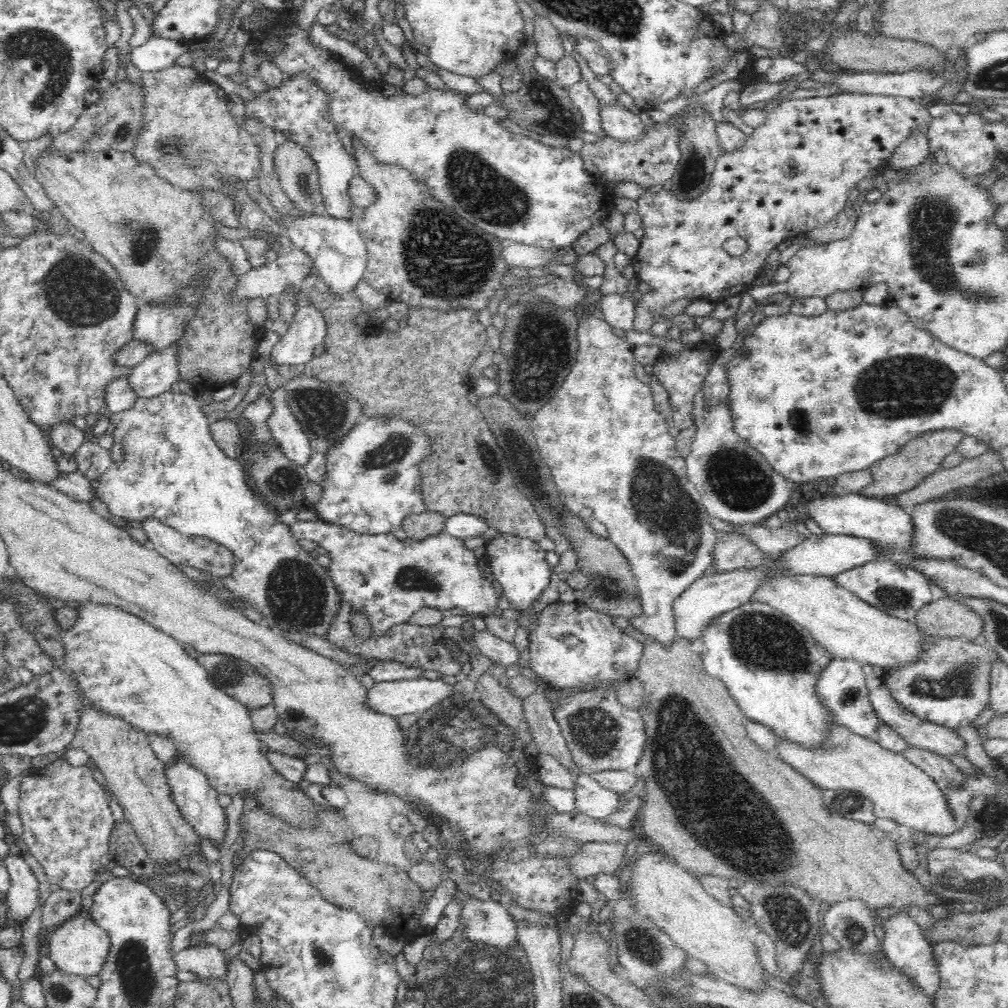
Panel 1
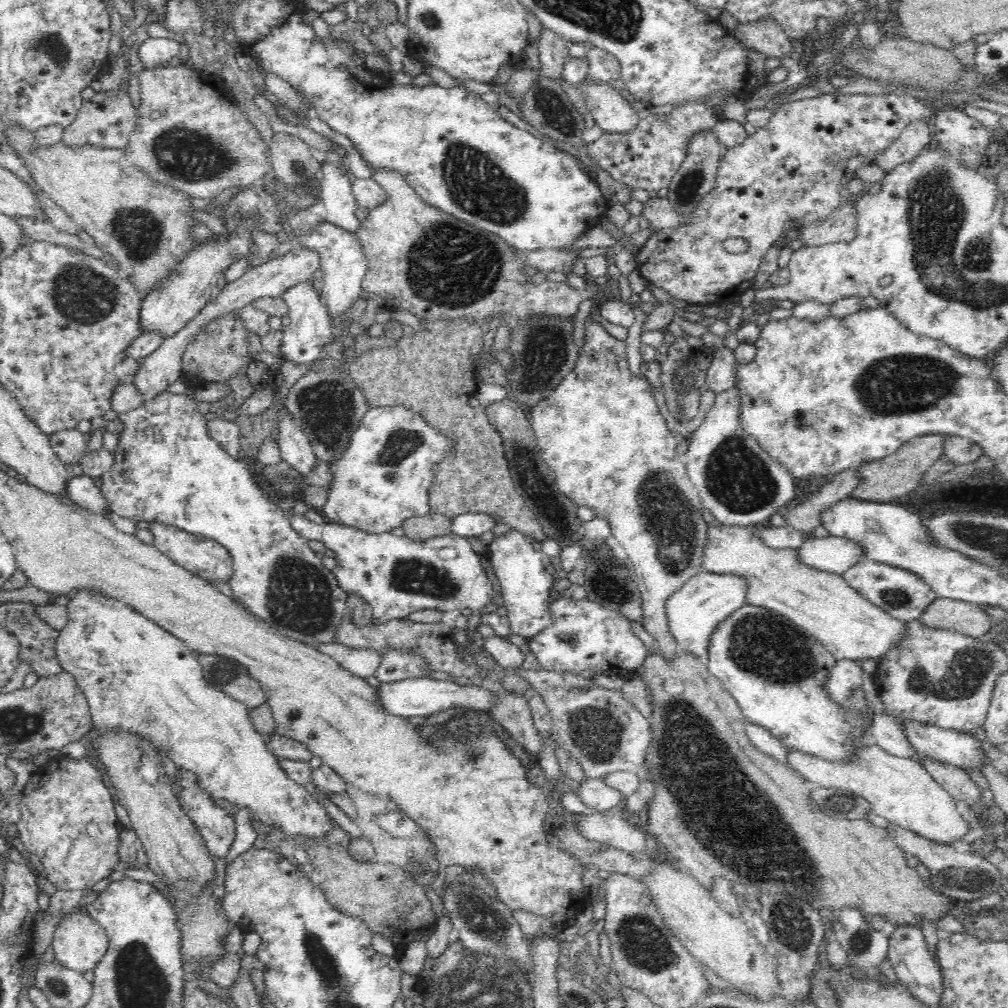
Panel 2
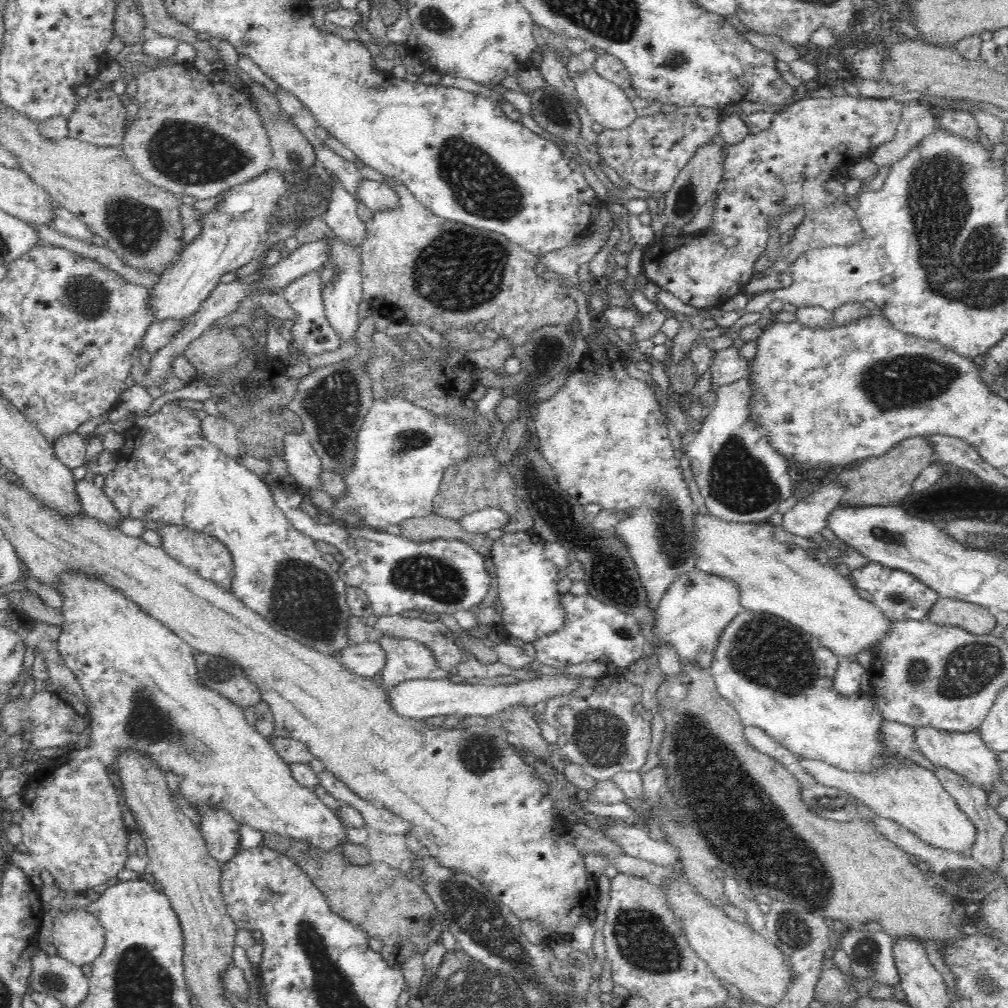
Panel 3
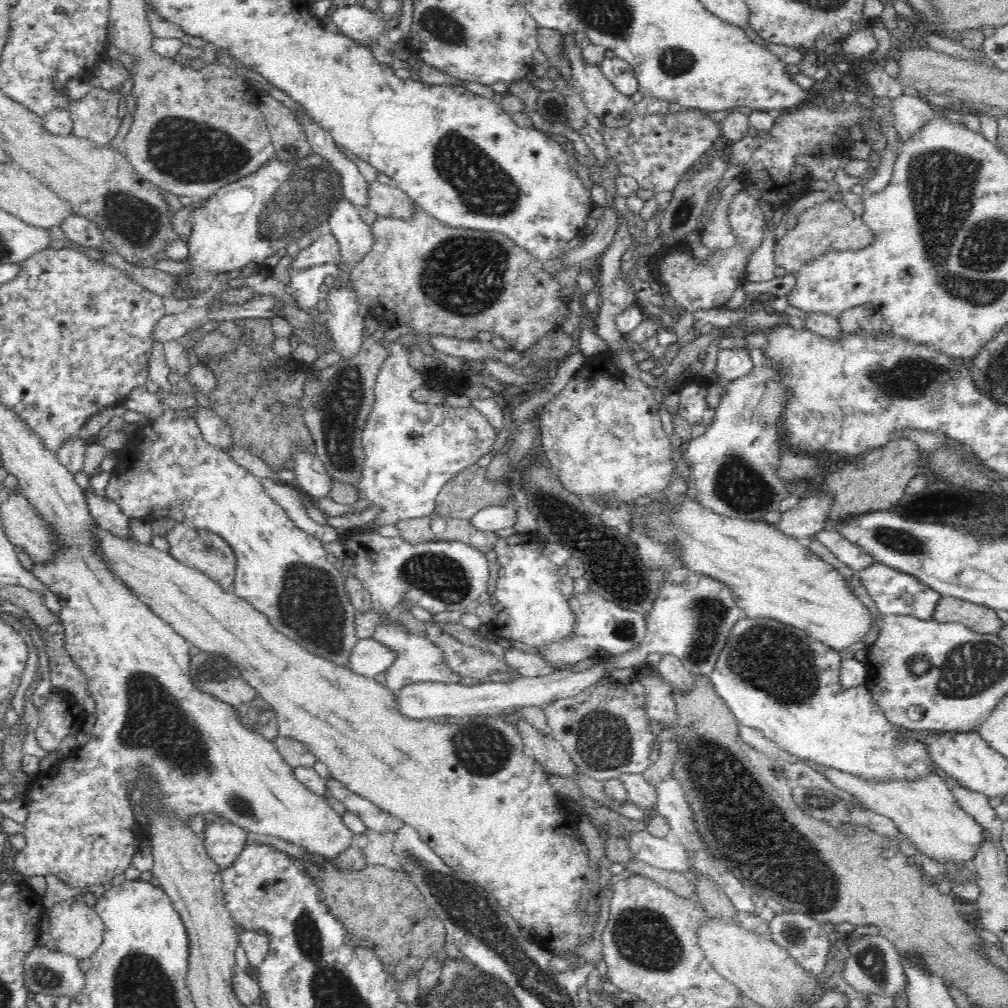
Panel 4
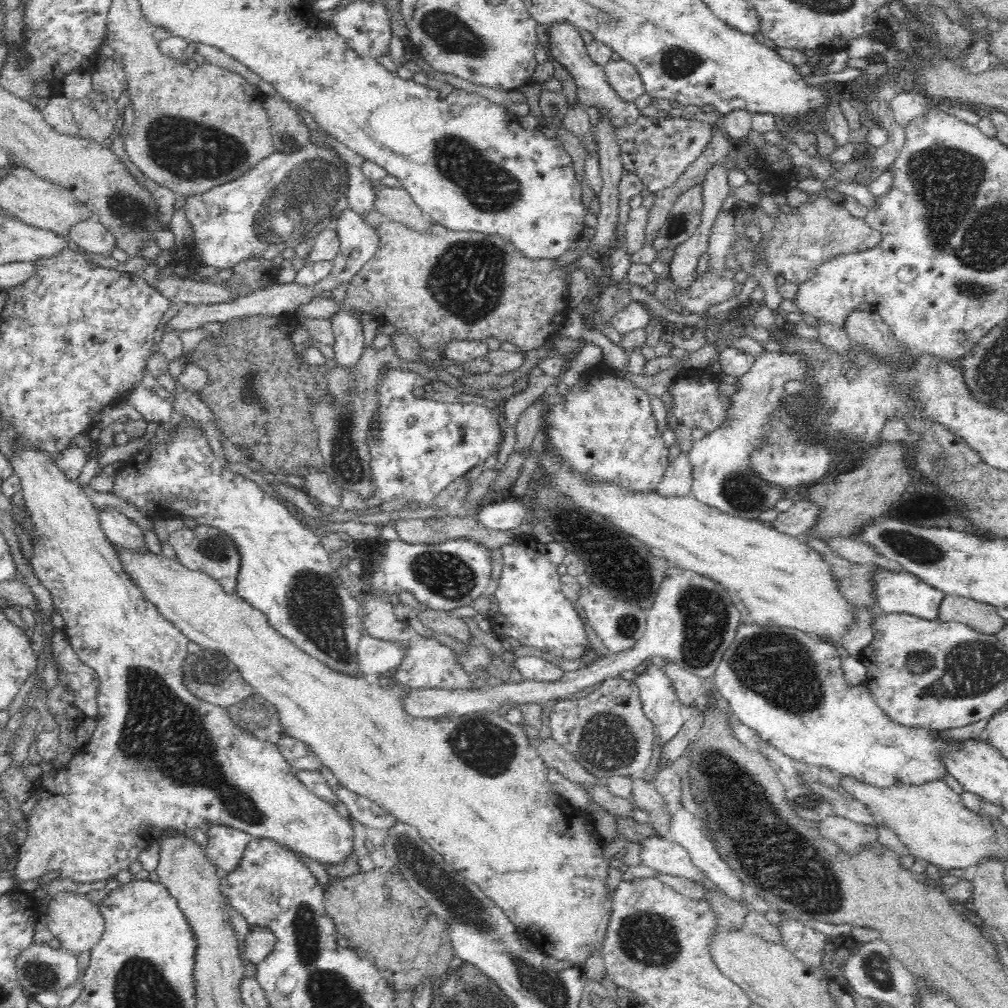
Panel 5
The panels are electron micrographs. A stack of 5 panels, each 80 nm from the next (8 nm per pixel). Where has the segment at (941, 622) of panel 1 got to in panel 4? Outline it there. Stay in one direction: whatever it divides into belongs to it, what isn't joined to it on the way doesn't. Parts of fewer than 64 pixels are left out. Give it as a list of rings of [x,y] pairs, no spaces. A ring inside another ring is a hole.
[[[953,596],[940,599],[933,618],[942,623],[962,623],[974,632],[986,634],[998,633],[1005,625],[993,608]]]

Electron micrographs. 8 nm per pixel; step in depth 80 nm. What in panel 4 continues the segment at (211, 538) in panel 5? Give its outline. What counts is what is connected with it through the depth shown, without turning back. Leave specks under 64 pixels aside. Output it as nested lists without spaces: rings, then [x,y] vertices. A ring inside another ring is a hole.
[[[177,523],[165,535],[170,554],[182,564],[203,572],[224,590],[233,590],[235,582],[237,558],[228,541],[210,529],[196,528],[192,524]]]

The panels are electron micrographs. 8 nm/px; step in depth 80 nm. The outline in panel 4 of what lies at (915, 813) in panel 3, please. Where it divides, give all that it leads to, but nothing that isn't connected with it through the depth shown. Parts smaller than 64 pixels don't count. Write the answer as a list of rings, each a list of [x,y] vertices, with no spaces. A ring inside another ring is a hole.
[[[822,768],[823,775],[838,789],[857,798],[865,808],[876,812],[886,819],[890,819],[898,829],[898,833],[918,850],[920,855],[926,854],[928,858],[940,862],[940,864],[959,864],[964,866],[966,862],[973,862],[981,852],[981,845],[987,840],[987,832],[982,823],[976,821],[970,814],[966,813],[957,802],[955,793],[947,786],[946,781],[938,775],[931,775],[918,781],[902,780],[894,783],[874,784],[868,780],[862,780],[852,775],[846,775],[834,769]]]

